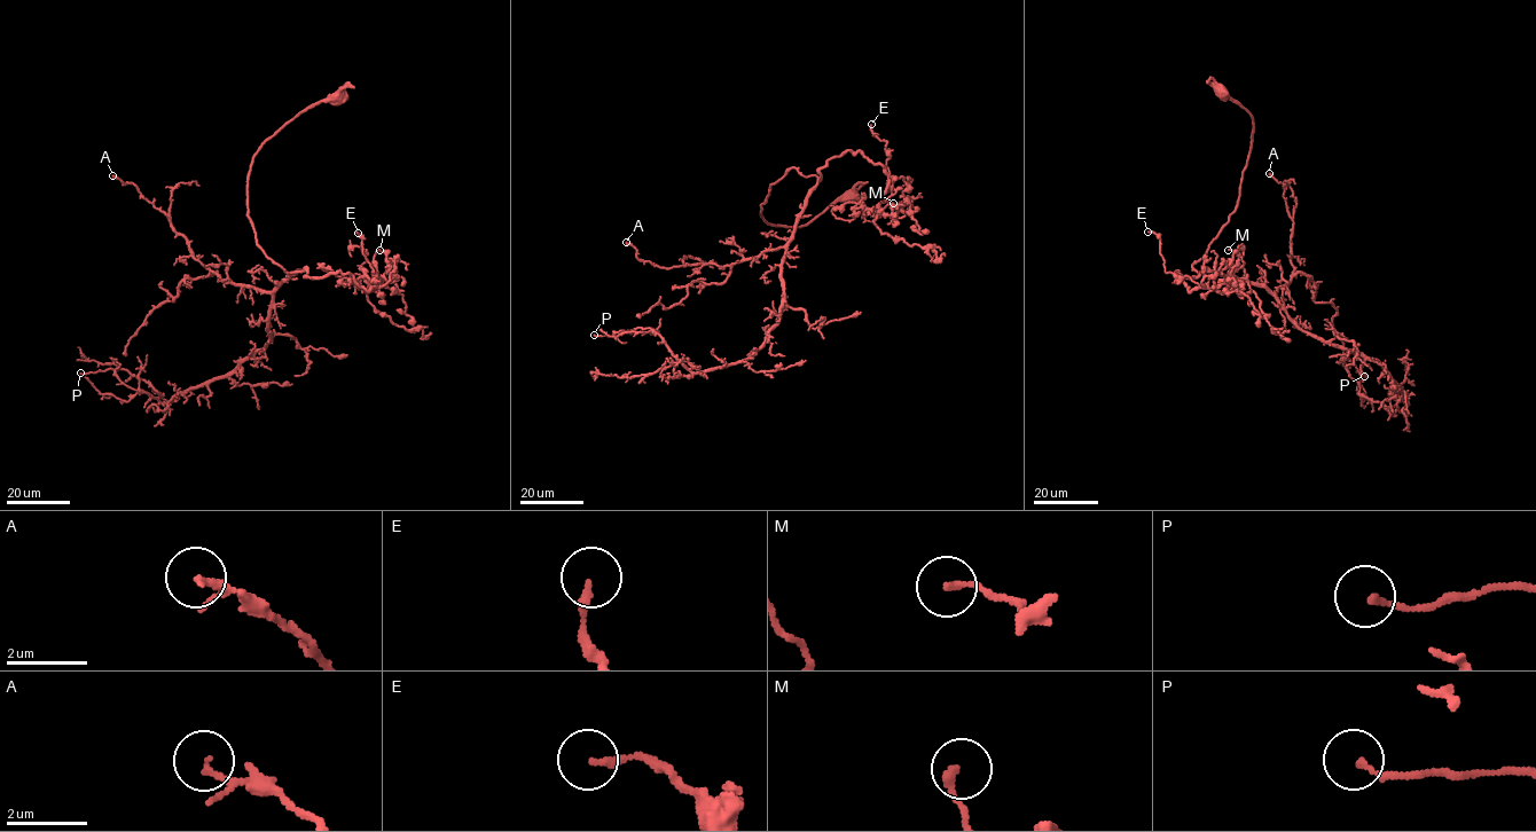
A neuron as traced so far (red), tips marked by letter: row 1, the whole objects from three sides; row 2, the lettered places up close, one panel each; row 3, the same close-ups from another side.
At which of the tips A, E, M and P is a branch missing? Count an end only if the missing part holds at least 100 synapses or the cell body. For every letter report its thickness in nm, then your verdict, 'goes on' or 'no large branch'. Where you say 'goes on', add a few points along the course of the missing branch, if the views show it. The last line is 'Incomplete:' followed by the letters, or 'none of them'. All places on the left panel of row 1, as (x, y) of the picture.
A: calibre 120 nm; no large branch
E: calibre 190 nm; no large branch
M: calibre 180 nm; no large branch
P: calibre 150 nm; no large branch
Incomplete: none of them

